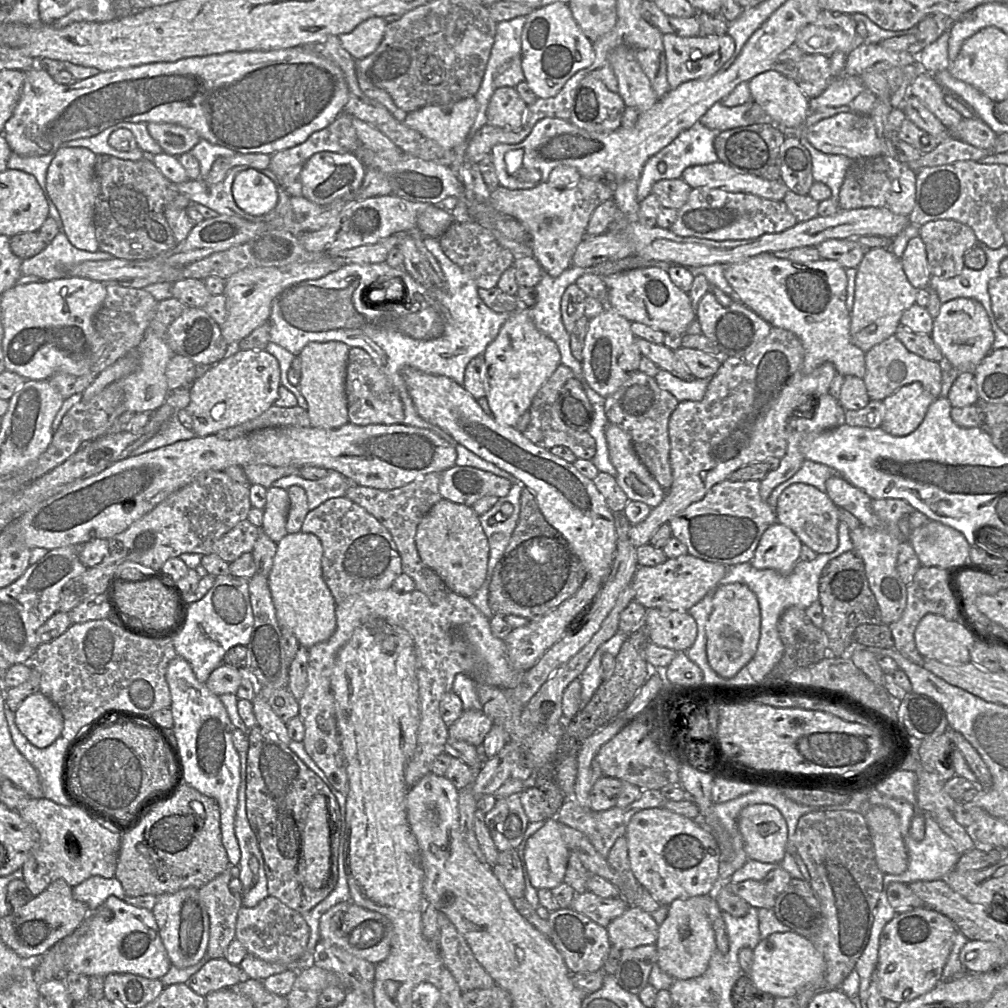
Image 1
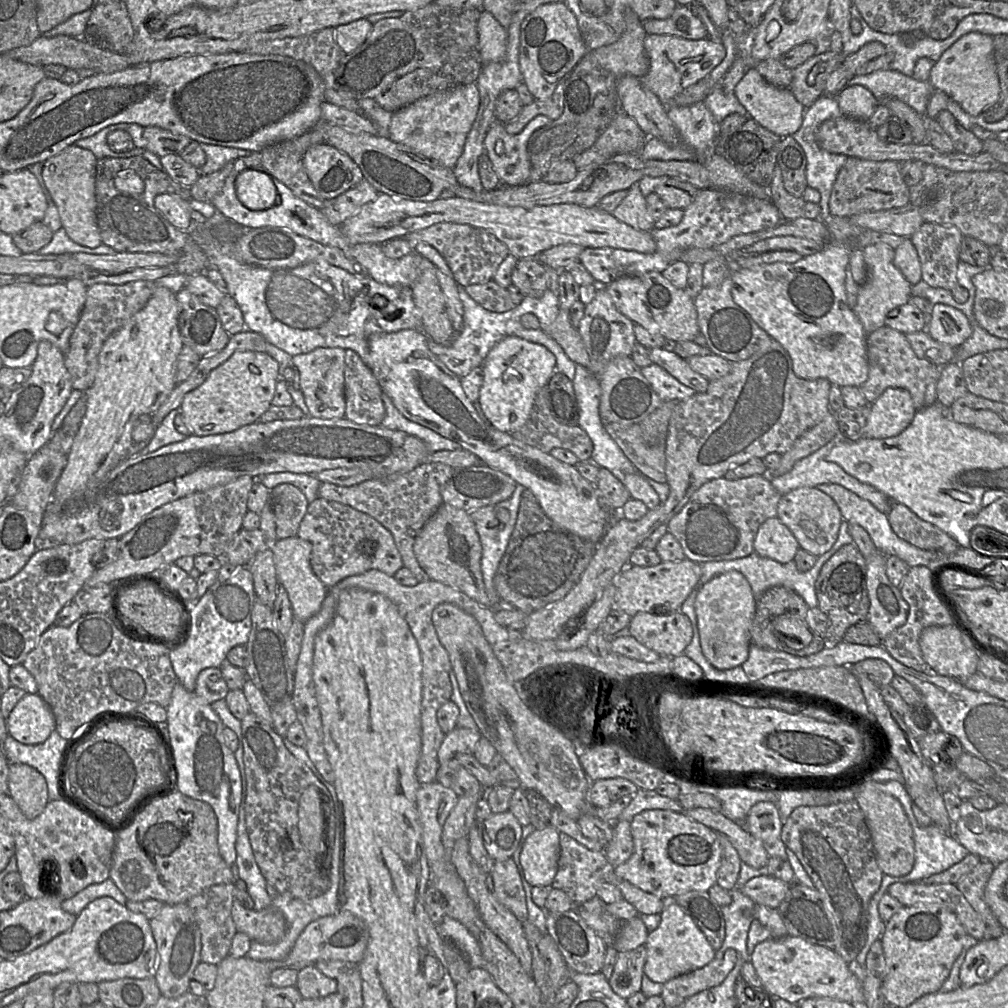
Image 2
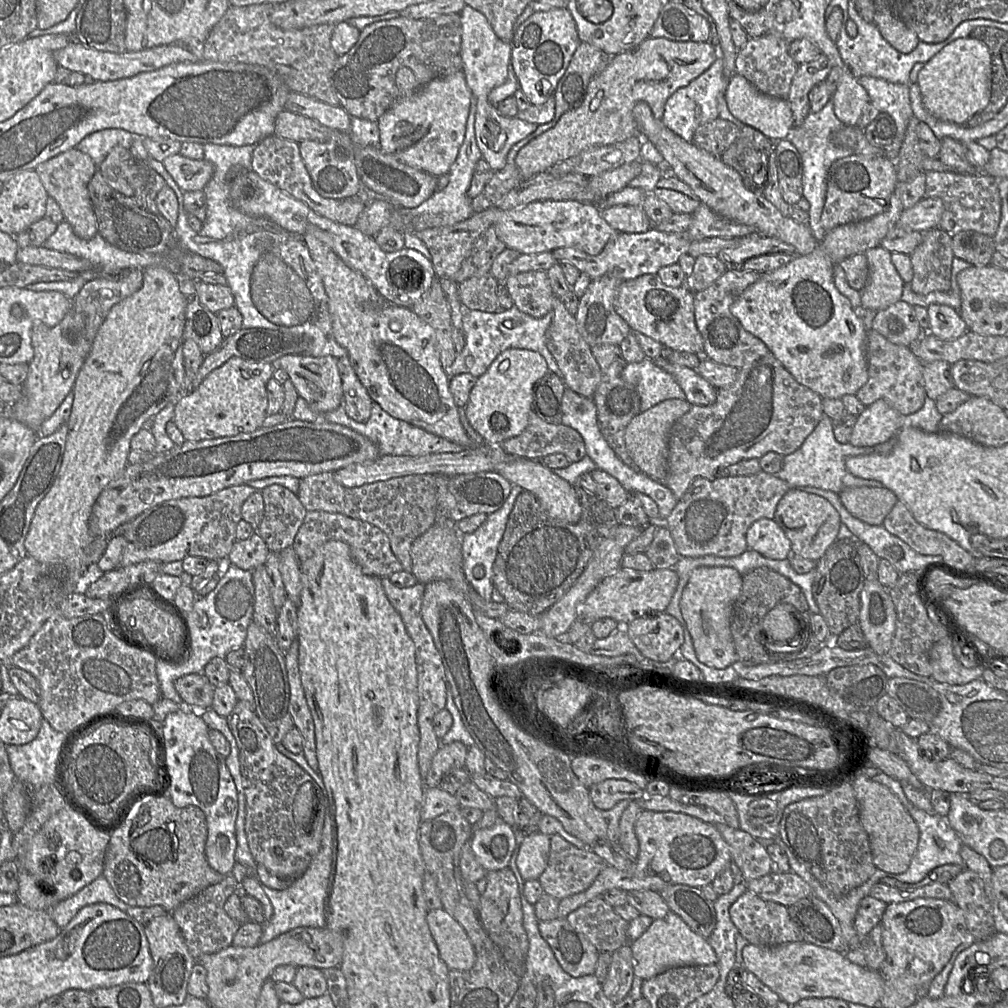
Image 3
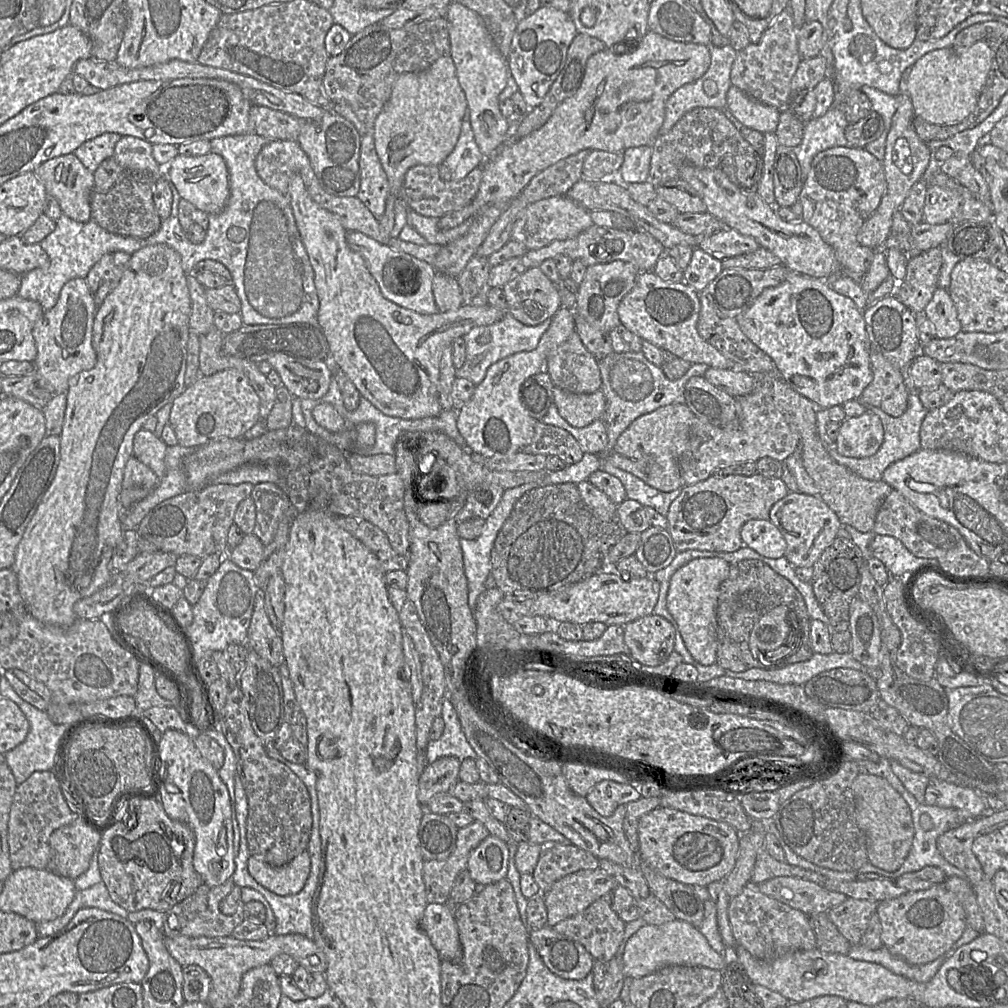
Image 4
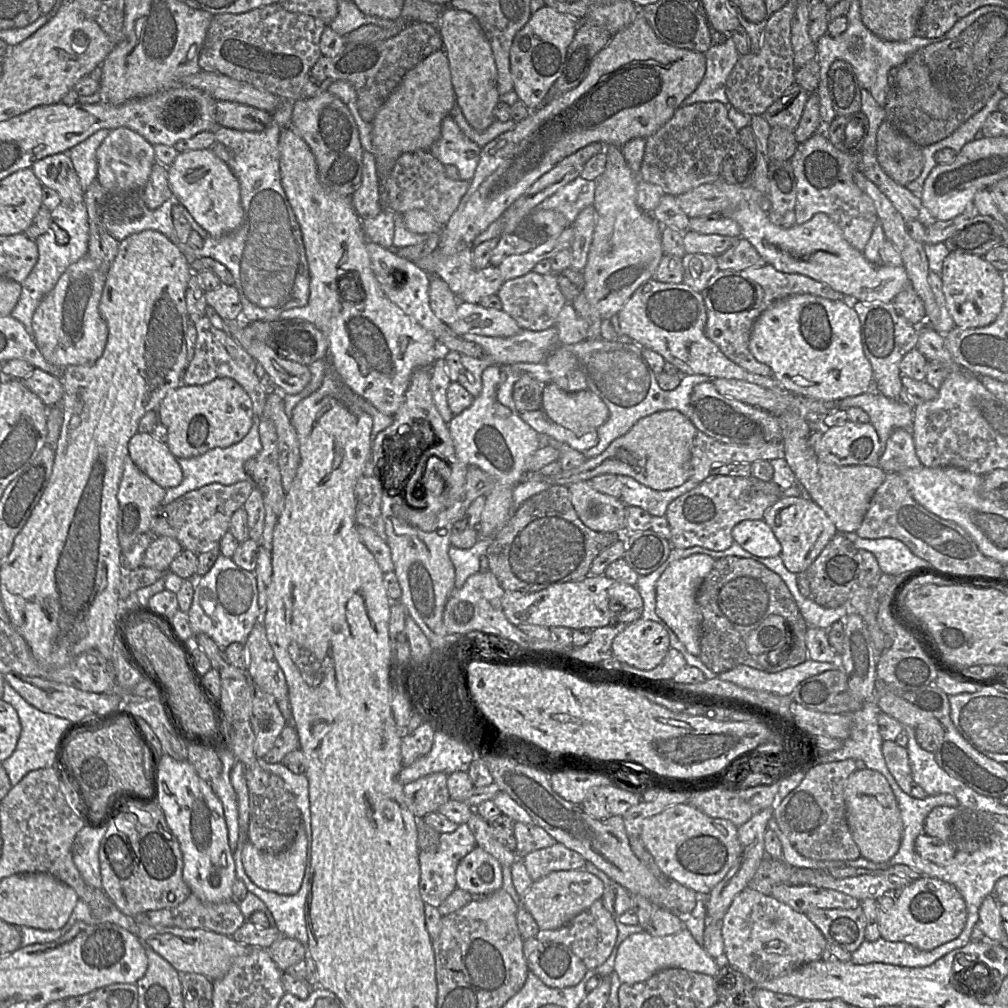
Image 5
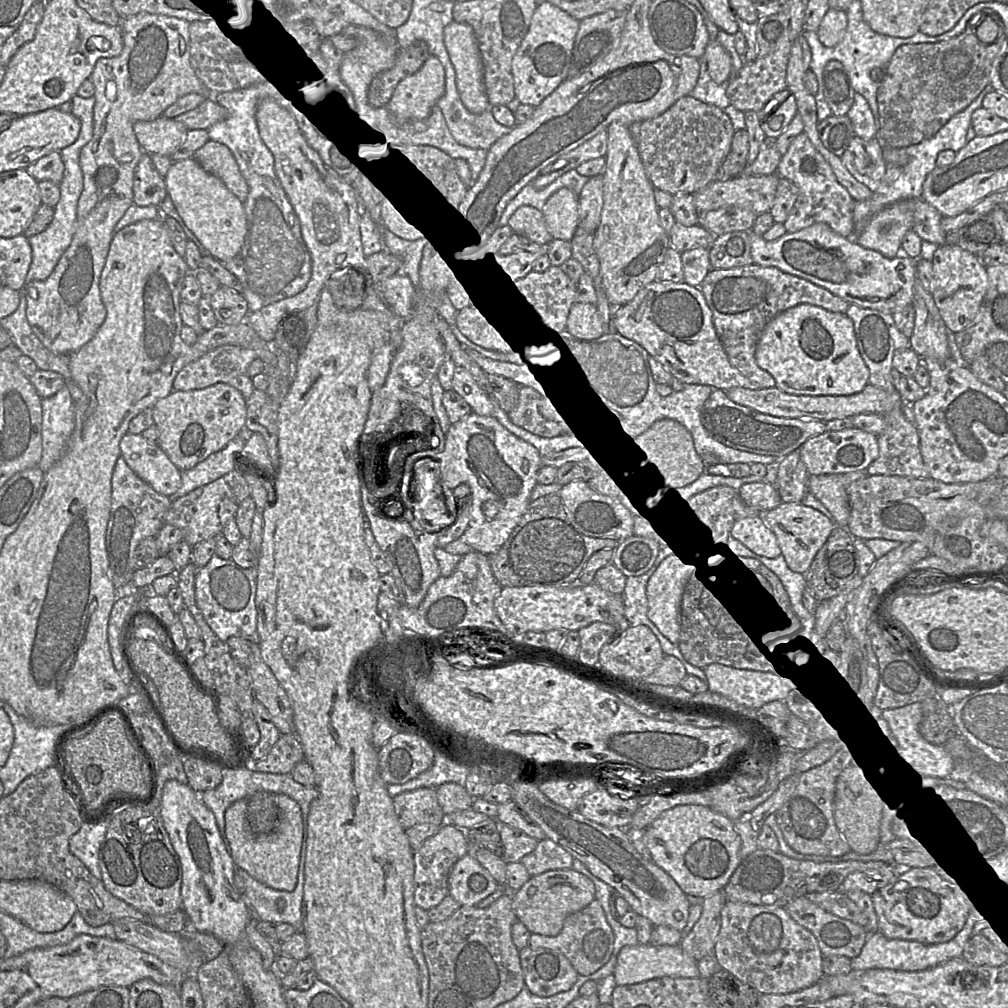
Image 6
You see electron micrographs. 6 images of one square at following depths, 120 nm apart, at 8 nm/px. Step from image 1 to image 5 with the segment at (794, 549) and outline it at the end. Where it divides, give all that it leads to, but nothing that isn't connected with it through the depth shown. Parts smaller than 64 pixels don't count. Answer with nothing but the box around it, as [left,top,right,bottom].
[732,520,781,558]

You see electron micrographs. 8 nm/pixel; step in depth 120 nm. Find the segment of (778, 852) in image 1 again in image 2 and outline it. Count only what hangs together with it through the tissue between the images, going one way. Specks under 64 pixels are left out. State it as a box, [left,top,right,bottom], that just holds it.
[747,801,782,845]

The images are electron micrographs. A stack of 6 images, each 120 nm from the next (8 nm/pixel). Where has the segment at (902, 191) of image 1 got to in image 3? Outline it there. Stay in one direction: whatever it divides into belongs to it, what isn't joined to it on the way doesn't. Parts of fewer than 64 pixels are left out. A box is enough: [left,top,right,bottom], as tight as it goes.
[821,155,897,232]

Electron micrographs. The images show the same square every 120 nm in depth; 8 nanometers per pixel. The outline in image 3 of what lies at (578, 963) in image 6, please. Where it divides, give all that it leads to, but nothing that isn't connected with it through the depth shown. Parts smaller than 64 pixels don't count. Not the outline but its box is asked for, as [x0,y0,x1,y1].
[566,897,629,954]

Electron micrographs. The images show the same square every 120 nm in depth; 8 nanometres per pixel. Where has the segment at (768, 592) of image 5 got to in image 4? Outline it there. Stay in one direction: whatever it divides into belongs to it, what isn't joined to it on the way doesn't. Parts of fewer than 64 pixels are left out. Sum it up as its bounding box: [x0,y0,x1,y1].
[716,560,813,672]

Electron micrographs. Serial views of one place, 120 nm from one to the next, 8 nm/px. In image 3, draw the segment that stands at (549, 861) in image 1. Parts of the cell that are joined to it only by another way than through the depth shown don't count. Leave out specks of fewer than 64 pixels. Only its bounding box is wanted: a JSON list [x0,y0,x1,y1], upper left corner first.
[516,832,550,881]

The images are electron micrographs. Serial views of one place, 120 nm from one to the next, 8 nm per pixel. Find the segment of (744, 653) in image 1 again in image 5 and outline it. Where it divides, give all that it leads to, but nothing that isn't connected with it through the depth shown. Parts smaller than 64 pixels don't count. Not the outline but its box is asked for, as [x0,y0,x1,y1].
[656,554,715,657]

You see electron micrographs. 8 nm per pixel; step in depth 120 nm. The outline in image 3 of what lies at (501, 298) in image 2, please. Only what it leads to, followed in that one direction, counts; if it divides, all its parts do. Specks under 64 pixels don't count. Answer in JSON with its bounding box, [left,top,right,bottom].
[458,273,502,313]

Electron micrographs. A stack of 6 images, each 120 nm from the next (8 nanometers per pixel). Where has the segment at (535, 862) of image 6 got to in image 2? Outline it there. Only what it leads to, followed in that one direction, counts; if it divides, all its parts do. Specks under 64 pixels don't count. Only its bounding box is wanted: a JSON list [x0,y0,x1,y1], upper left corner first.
[551,833,609,905]

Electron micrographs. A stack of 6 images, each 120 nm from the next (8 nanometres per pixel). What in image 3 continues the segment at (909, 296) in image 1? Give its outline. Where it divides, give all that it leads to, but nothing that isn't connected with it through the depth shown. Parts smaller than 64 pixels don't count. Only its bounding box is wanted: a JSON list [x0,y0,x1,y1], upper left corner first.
[861,246,904,311]

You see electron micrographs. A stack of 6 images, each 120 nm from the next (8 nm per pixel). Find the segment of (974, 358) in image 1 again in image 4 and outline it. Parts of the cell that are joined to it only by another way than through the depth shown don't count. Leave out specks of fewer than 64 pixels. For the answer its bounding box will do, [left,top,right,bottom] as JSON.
[924,287,962,338]

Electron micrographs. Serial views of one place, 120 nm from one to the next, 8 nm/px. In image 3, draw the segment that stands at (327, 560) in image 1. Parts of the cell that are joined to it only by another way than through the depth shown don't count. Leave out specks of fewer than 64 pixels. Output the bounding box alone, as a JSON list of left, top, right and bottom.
[292,511,403,577]

